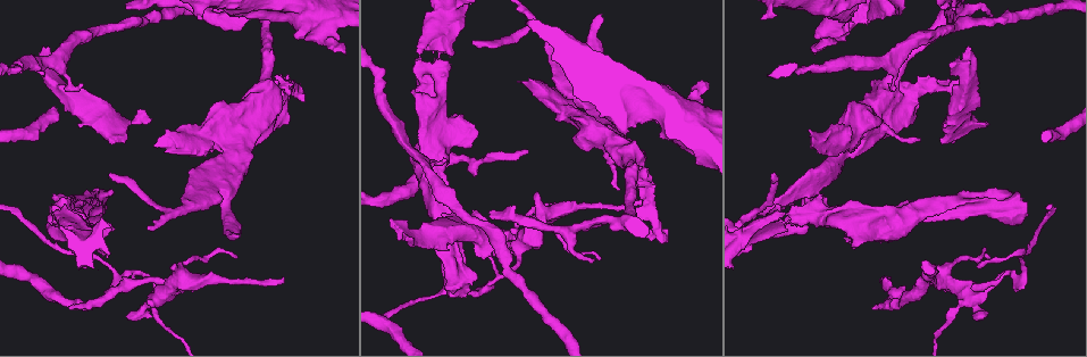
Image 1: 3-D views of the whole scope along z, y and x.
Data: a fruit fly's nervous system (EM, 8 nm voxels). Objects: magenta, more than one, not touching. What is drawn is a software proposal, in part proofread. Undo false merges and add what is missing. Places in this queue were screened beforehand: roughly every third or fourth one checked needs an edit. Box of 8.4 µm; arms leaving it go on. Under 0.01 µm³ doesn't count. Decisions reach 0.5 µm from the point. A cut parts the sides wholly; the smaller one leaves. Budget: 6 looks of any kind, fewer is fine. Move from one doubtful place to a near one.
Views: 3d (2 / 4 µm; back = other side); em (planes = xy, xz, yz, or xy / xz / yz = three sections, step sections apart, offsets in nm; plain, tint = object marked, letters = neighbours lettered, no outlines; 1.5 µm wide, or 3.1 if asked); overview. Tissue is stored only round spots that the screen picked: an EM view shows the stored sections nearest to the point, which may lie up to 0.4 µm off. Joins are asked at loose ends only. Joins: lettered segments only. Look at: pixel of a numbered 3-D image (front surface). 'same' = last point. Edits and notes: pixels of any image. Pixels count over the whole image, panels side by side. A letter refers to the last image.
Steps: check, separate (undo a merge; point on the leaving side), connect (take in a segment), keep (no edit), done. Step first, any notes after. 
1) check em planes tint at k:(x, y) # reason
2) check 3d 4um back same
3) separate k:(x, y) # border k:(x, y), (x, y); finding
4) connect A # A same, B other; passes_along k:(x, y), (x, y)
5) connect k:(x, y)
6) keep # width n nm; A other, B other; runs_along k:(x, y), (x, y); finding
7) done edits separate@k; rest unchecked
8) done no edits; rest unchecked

check em planes letters at 1:(282, 280)

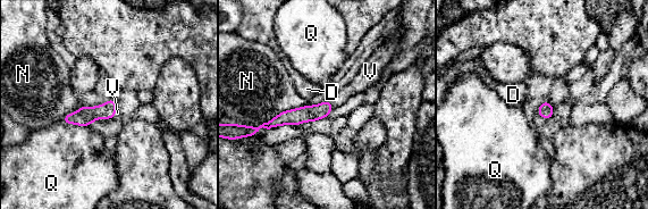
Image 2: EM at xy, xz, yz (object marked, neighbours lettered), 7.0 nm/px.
connect V # width 100 nm; D other, N other, Q other, V same; passes_along 2:(301, 115), (330, 103), (359, 84); the neuron continues

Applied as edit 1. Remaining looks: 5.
check 3d 4um at 1:(47, 46) # branch stops here

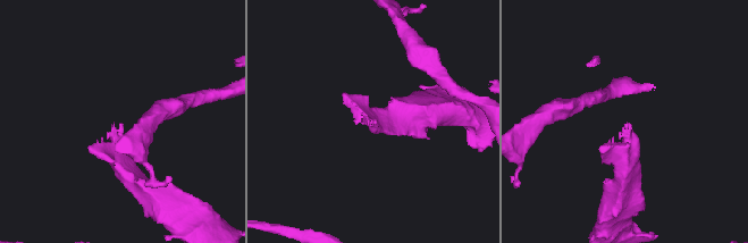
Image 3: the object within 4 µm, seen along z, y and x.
check em xz step 8 letters at 3:(121, 123) # arm_widths 160, 240 nm

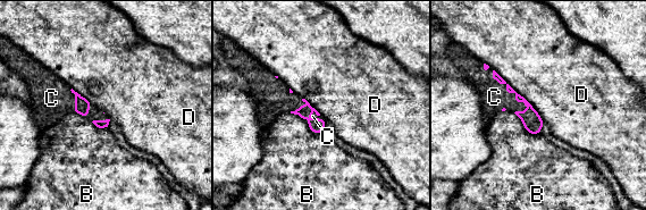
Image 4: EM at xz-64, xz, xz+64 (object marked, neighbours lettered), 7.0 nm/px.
connect C # longest_contact D 500 nm; B other, C same, D other; it goes on there

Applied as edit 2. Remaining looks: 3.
check overview

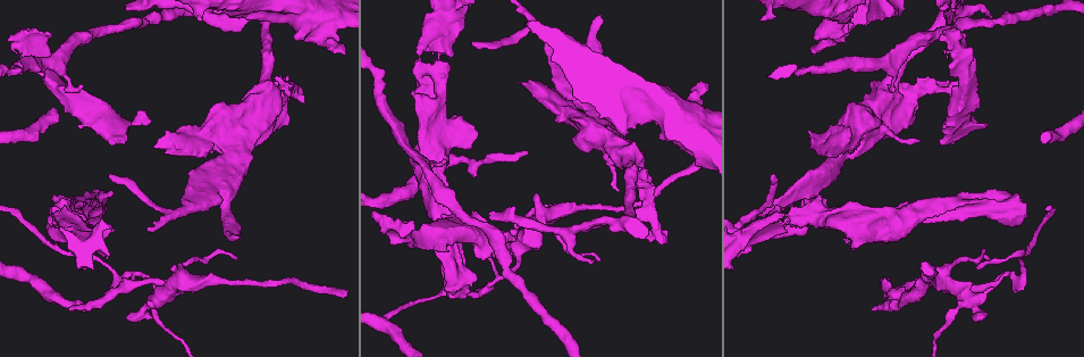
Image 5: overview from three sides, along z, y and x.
check 3d 2um at 5:(474, 254) # small branch off a trunk

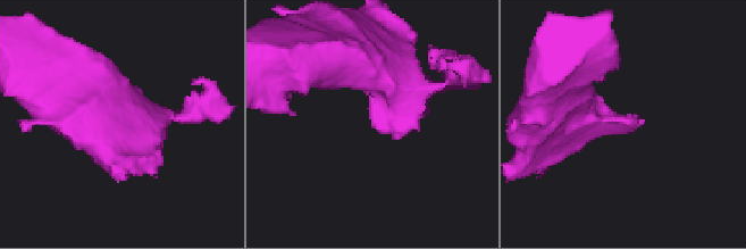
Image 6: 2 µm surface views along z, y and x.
check em planes letters at 6:(373, 124) # need the tissue

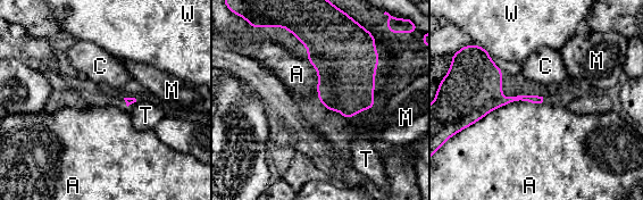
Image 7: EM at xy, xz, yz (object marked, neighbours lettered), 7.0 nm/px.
keep # longest_contact A 550 nm; A other, C other, M other, T other, W other; border 7:(541, 102), (508, 102), (465, 128); no lettered segment goes on from it

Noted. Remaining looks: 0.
done edits connect@2, connect@4; rest unchecked

